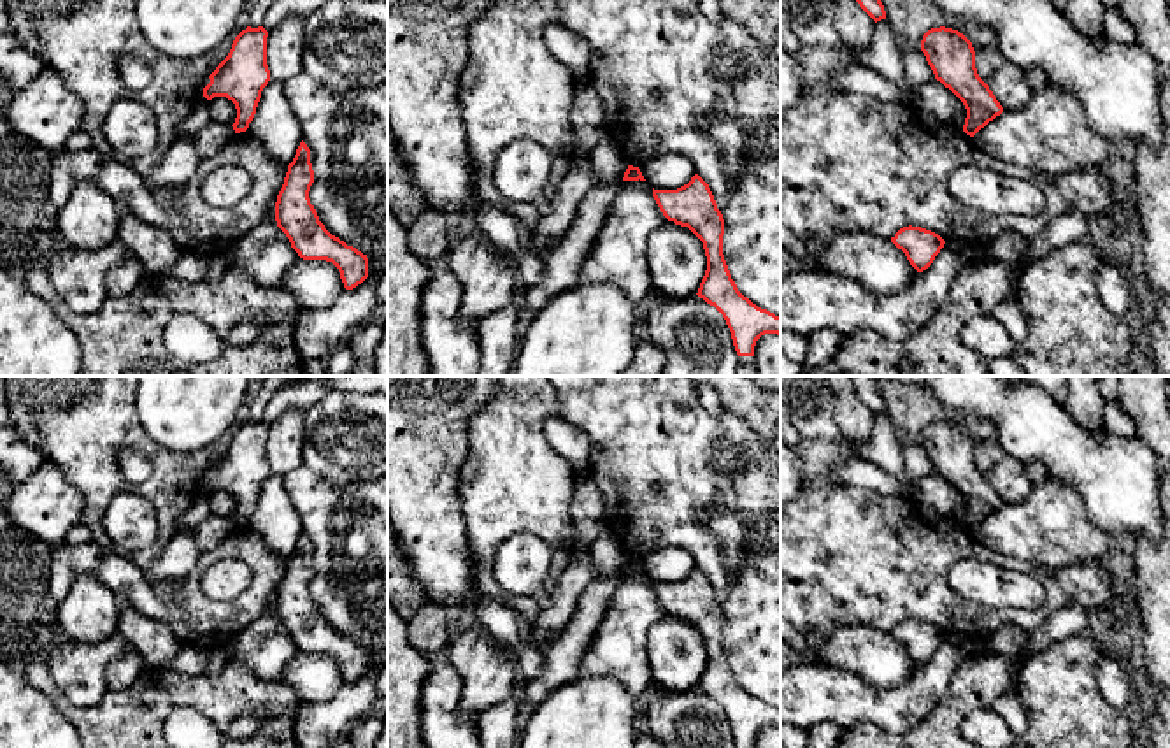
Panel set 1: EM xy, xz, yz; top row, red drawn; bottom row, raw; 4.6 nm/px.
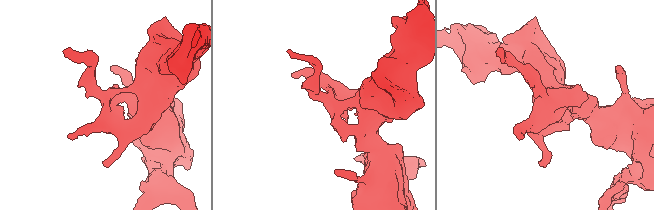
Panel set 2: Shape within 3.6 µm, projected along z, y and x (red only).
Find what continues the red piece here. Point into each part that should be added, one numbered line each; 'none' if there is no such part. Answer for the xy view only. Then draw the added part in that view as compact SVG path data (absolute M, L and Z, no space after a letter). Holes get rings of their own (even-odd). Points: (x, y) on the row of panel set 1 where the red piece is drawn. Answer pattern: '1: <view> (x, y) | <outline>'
none

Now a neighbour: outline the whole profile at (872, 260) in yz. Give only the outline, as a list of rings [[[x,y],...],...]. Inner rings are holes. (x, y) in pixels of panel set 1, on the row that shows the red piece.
[[[868,232],[838,234],[819,260],[823,274],[851,277],[877,295],[900,293],[919,274],[891,239]]]

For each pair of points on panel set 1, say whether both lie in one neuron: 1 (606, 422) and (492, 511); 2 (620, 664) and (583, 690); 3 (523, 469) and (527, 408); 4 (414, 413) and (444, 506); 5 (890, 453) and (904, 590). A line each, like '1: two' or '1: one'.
1: two
2: two
3: one
4: one
5: two

